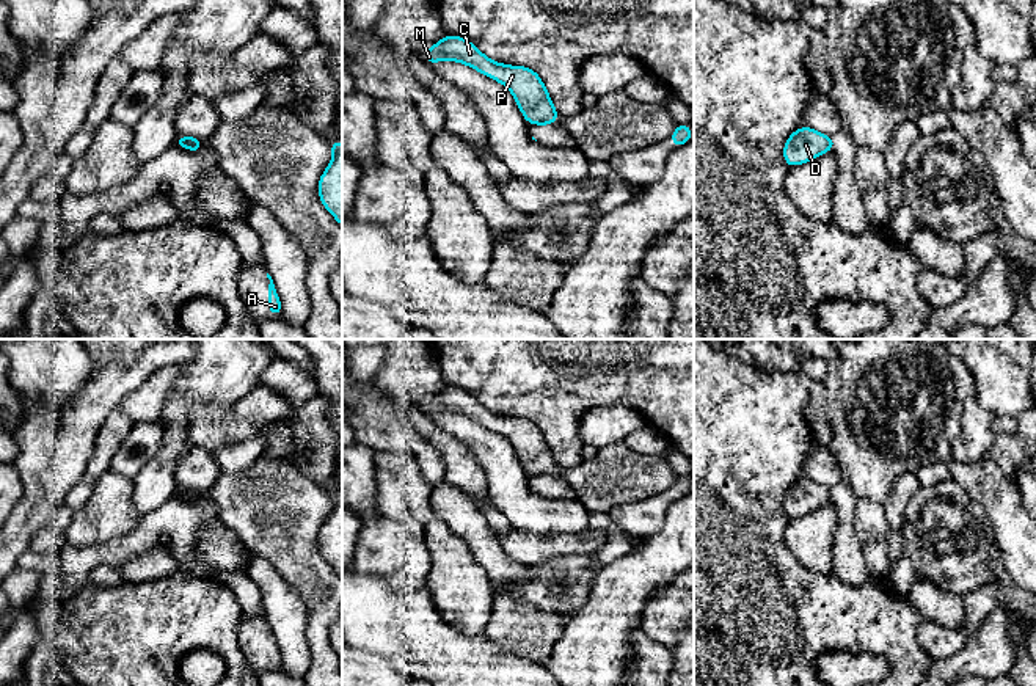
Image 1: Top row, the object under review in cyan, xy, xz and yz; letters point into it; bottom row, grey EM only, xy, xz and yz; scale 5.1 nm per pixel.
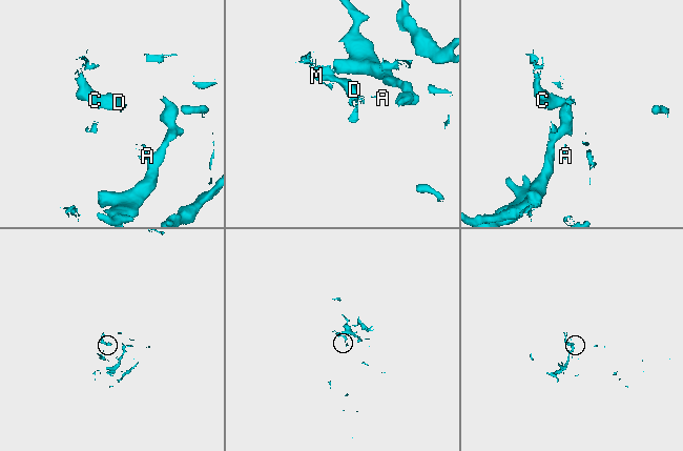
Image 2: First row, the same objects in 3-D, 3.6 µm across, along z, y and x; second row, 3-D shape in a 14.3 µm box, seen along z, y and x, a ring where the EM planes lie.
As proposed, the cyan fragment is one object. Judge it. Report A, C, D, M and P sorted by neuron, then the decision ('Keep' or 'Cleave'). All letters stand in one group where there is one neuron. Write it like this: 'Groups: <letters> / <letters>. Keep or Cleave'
Groups: A / C D M P. Cleave

